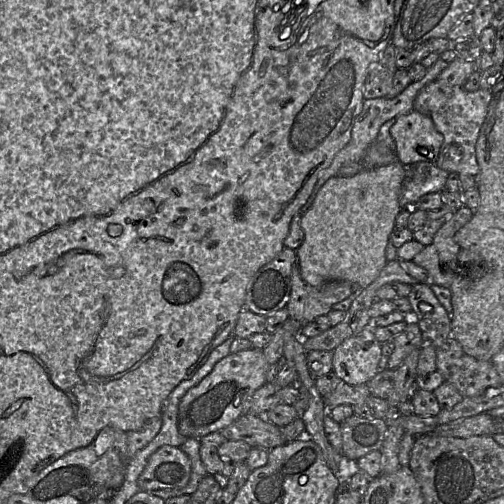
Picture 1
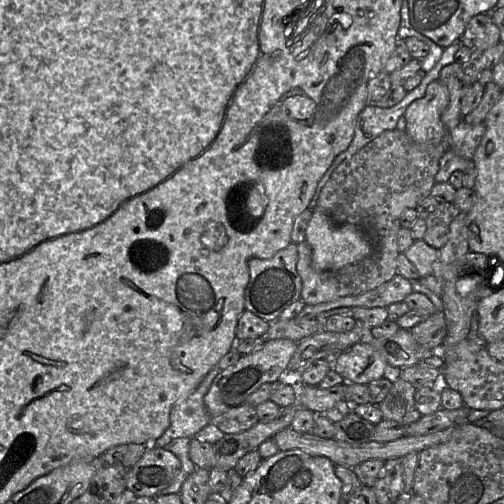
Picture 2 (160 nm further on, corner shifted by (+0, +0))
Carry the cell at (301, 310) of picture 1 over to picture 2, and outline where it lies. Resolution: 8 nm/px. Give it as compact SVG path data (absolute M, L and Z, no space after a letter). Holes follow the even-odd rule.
M453 62L442 68L439 80L444 83L449 93L449 103L442 114L442 122L447 130L447 137L436 144L420 144L414 142L404 130L394 129L381 133L359 151L343 160L333 171L330 179L320 192L316 208L323 211L330 220L337 224L353 224L363 228L373 245L373 251L365 258L346 265L340 269L317 271L312 266L312 252L309 244L304 241L297 244L298 260L297 272L302 280L300 299L307 305L316 305L336 300L338 298L358 295L377 288L391 280L397 274L396 259L400 253L398 249L398 231L401 228L400 218L404 210L417 206L428 196L436 184L435 175L439 170L441 157L450 149L449 131L456 127L463 119L461 115L461 99L473 83L466 76L461 64Z

